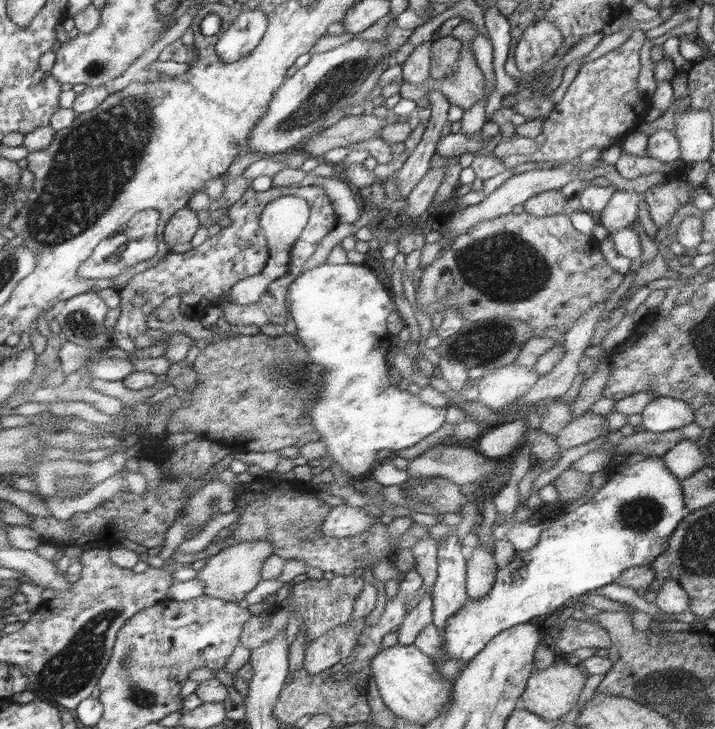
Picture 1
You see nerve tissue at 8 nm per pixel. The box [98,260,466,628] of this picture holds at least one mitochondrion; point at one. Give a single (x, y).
(291, 373)

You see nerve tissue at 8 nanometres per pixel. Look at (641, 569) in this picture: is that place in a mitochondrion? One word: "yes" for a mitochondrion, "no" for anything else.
no

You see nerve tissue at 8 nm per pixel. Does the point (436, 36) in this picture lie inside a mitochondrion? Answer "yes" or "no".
no

